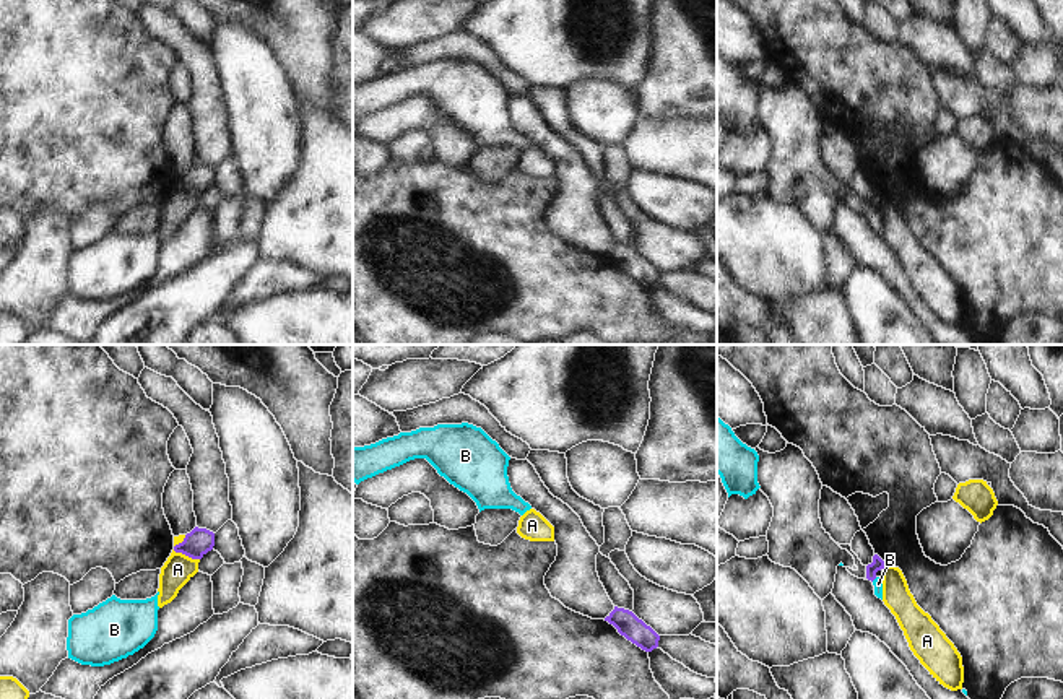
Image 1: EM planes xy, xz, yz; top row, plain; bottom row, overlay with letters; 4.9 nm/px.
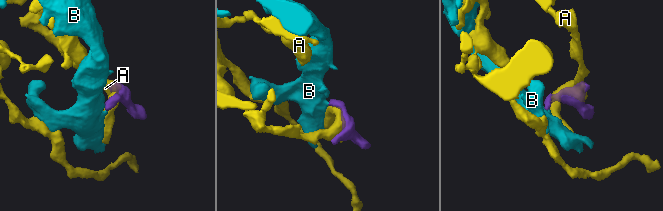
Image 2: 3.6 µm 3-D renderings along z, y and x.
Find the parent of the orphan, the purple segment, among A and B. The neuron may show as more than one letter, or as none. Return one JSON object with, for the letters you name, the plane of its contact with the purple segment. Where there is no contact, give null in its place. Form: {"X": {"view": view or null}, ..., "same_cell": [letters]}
{"B": {"view": "yz"}, "same_cell": ["B"]}

